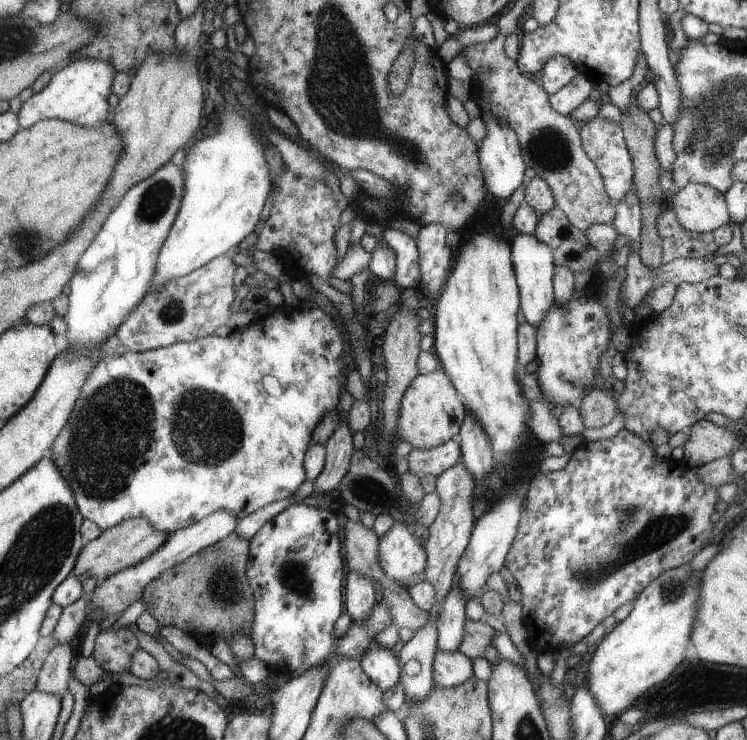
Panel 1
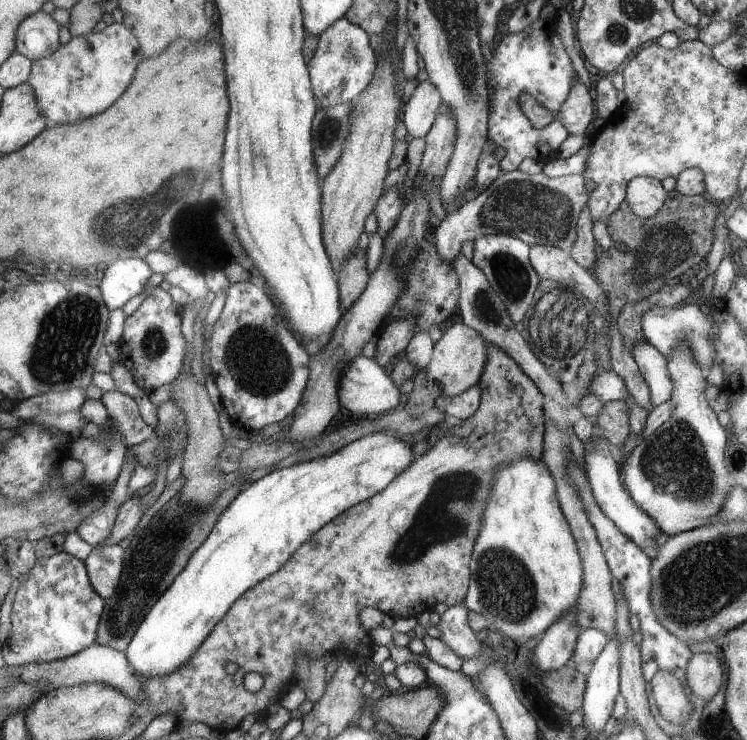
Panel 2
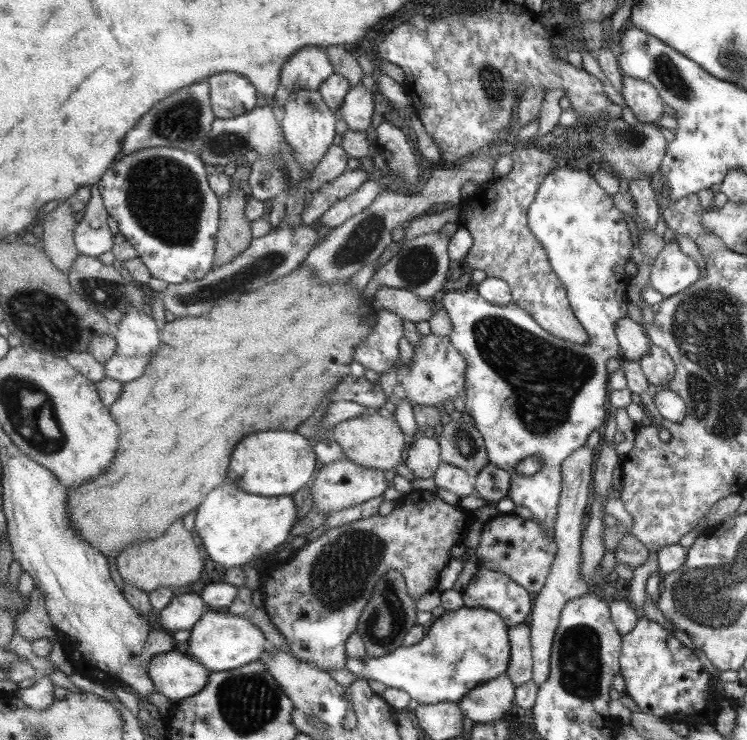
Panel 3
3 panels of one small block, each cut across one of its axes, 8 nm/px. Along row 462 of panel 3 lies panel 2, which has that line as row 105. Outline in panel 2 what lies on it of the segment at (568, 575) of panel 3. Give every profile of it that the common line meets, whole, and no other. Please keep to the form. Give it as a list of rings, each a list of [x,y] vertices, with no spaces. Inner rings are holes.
[[[575,78],[571,80],[570,96],[555,117],[563,122],[569,134],[588,134],[593,120],[593,104],[591,103],[588,90],[585,90],[580,80]]]

